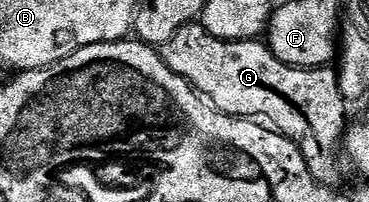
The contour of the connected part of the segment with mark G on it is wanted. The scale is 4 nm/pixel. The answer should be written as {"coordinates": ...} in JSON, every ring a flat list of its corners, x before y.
{"coordinates":[[198,21,186,23,179,31,172,33,170,40,162,44,160,54,168,69,172,69,172,73,187,79,194,90,209,100,219,111,243,119,265,121,279,135,287,135,300,149,312,177,316,177,319,183,337,184,338,174,342,171,341,165,338,164,340,144,348,126,348,118,346,119,348,103,342,97,337,70,329,66,289,67,271,53,265,42,252,39,217,39,209,35]]}

